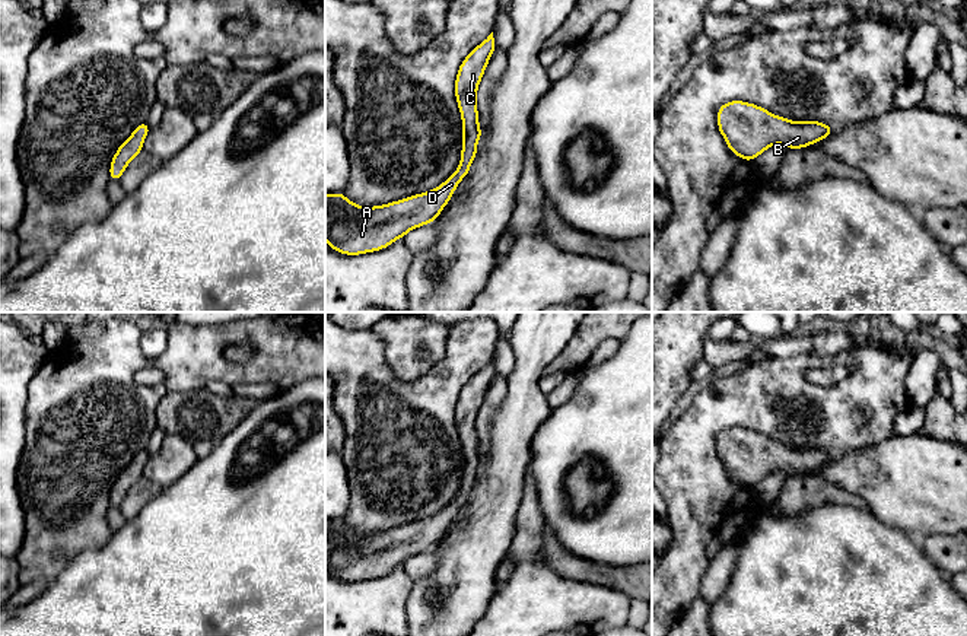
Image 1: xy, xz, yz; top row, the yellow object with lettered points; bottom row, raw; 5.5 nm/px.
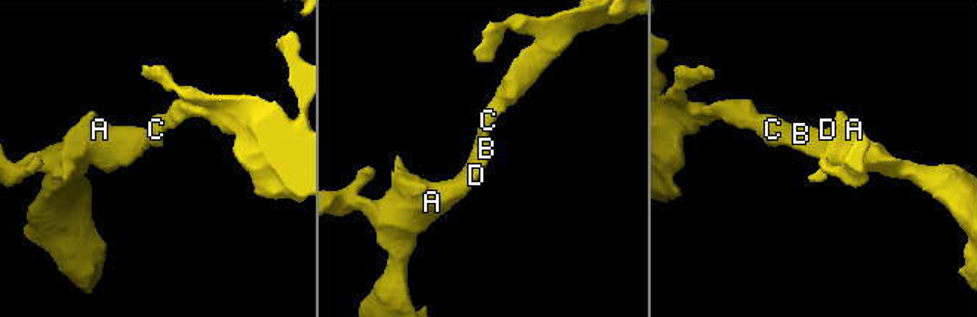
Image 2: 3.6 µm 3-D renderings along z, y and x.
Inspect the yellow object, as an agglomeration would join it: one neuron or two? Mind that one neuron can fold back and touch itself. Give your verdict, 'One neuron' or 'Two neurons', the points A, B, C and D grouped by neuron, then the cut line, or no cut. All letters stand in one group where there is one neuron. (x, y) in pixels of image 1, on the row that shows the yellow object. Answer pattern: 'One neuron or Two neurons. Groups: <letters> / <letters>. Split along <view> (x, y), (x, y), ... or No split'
One neuron. Groups: A B C D. No split

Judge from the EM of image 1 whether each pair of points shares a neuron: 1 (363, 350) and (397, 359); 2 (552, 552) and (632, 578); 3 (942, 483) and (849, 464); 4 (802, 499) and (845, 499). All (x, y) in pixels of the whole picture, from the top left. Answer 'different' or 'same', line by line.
1: different
2: same
3: same
4: same

